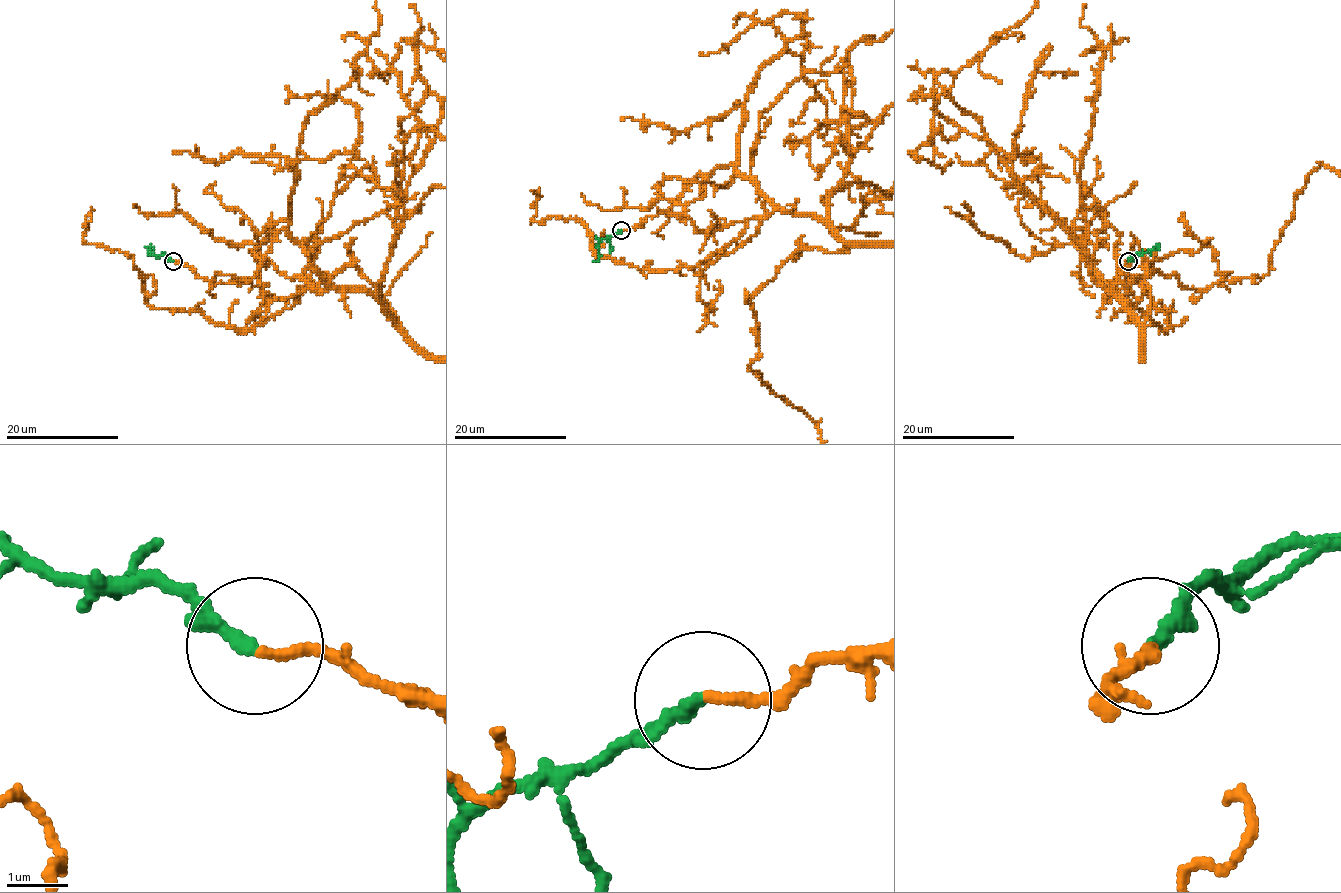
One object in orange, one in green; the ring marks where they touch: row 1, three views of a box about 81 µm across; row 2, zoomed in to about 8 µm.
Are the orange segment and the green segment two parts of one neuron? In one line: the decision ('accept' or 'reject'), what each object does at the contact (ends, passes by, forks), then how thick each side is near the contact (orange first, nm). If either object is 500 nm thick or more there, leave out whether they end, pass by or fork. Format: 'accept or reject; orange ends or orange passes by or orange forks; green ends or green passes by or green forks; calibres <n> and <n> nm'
accept; orange ends; green ends; calibres 160 and 240 nm

